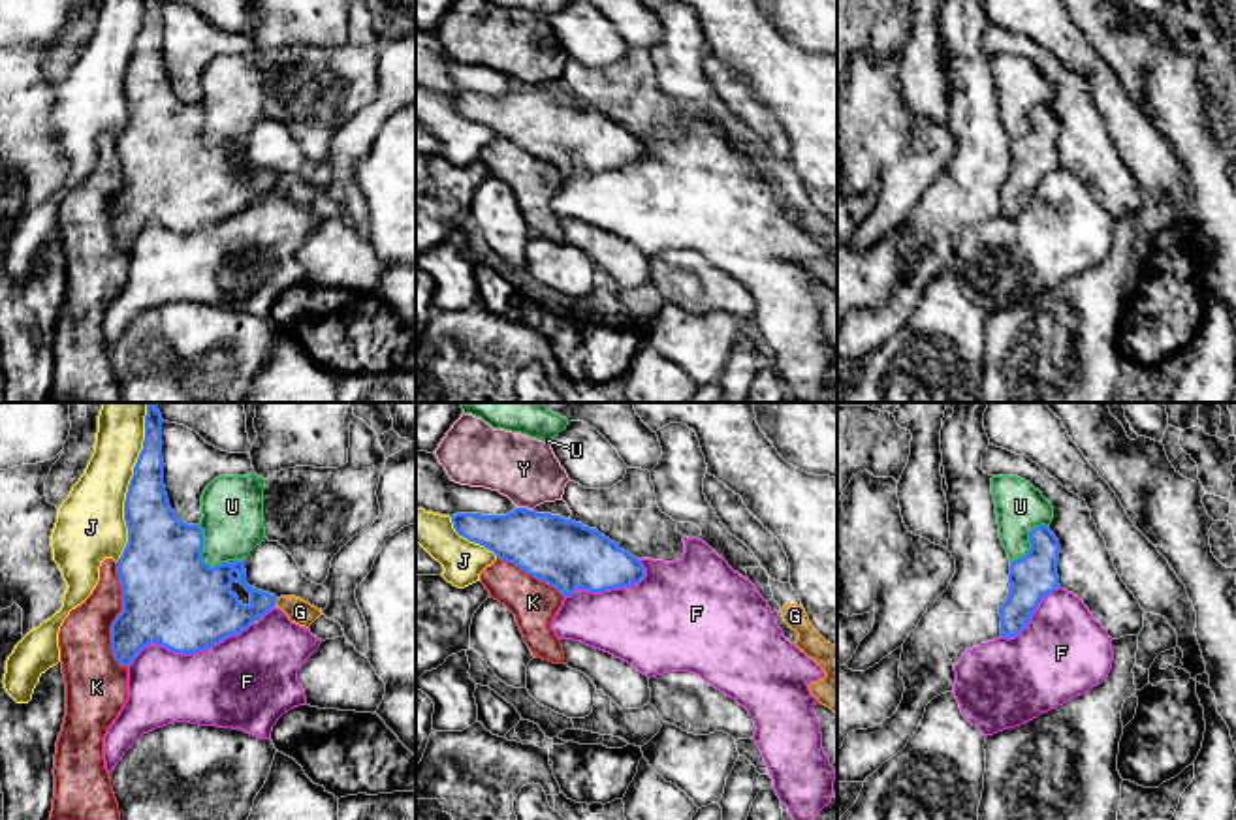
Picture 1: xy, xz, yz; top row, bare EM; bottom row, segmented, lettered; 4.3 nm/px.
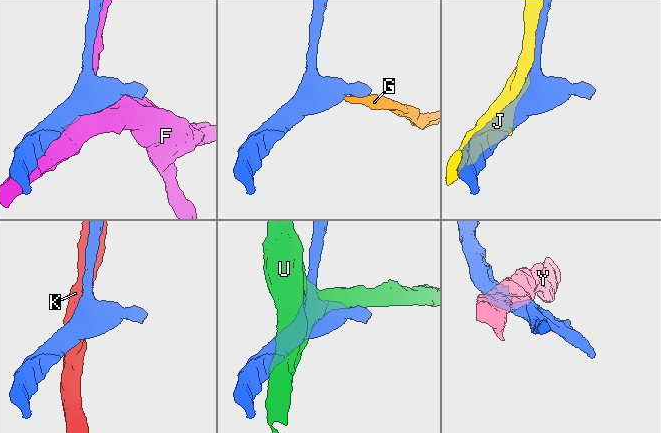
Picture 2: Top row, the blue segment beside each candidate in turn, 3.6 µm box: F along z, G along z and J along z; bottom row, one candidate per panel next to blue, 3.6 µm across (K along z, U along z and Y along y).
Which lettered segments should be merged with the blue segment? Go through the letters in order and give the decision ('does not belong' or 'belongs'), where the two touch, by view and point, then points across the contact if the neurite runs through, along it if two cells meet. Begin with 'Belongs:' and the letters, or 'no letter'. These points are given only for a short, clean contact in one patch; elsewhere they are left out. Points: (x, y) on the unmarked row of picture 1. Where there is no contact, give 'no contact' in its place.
Belongs: no letter
F: does not belong | xy (190, 232)
G: does not belong | xy (275, 181) | along xy (279, 177), (273, 185)
J: does not belong | xy (128, 70)
K: does not belong | xy (117, 196)
U: does not belong | xy (200, 134)
Y: does not belong | xz (525, 87)

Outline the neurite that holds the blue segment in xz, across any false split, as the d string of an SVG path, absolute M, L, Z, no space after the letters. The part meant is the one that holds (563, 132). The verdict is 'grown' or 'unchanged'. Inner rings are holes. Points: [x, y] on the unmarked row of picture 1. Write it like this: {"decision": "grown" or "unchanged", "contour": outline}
{"decision": "unchanged", "contour": "M515 87L506 94L455 92L452 102L459 115L514 141L564 177L576 167L604 171L645 156L640 137L596 107L561 94Z"}

